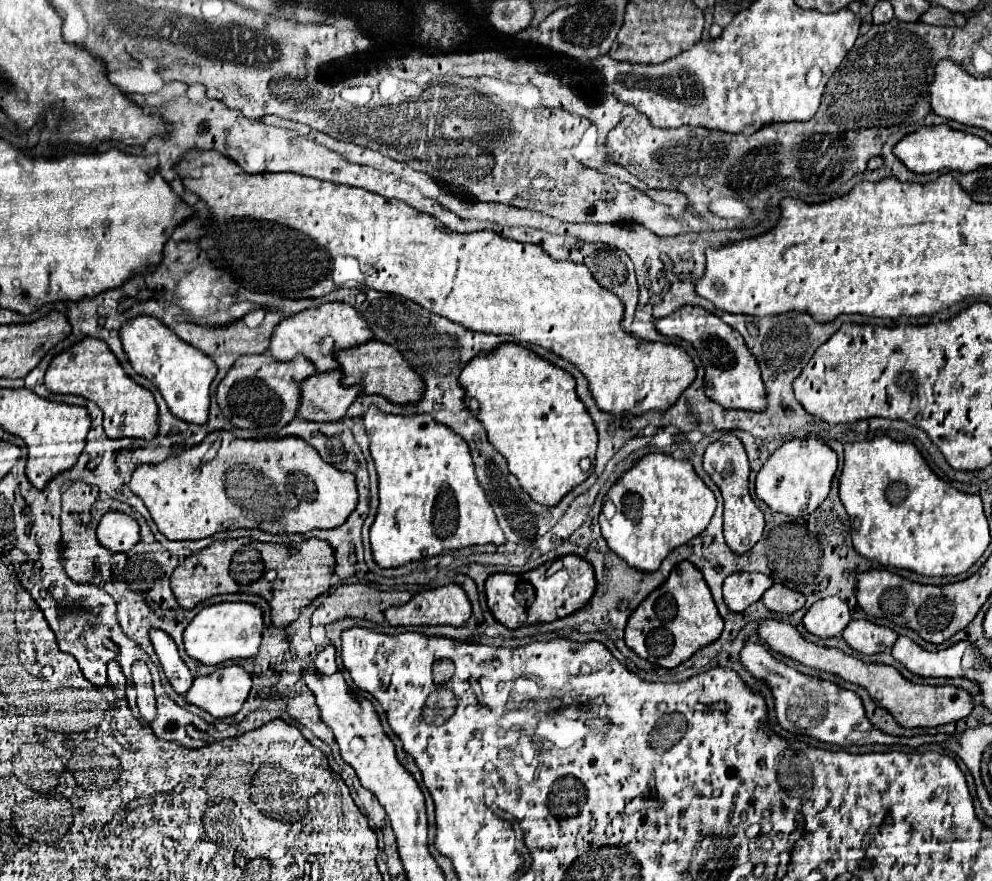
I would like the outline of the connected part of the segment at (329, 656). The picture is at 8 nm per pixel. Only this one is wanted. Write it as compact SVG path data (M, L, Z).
M328 645L322 653L318 653L318 657L314 659L314 669L320 673L320 675L332 675L336 673L336 649L332 645Z

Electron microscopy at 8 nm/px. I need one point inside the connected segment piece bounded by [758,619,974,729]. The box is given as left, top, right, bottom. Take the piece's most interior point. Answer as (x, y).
(911, 705)

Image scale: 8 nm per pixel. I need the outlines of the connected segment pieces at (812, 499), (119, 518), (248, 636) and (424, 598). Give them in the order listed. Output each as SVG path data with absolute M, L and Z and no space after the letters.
M816 437L792 439L776 449L756 475L756 497L772 511L788 513L790 517L810 515L828 497L832 477L836 473L836 453Z
M110 511L100 521L98 541L114 553L128 553L140 541L138 521L130 515Z
M218 603L204 607L184 631L186 653L204 663L218 665L232 659L248 659L256 655L262 635L262 611L250 603Z
M446 585L414 595L406 605L386 609L386 623L402 625L464 625L472 615L470 601L462 587Z

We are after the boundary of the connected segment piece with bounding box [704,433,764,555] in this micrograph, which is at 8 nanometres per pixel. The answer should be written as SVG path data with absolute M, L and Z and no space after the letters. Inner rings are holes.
M724 433L718 441L710 443L704 453L704 471L710 479L720 487L724 497L724 539L726 545L736 553L742 555L750 551L764 531L764 513L756 507L748 491L748 457L744 451L742 441L734 433Z

